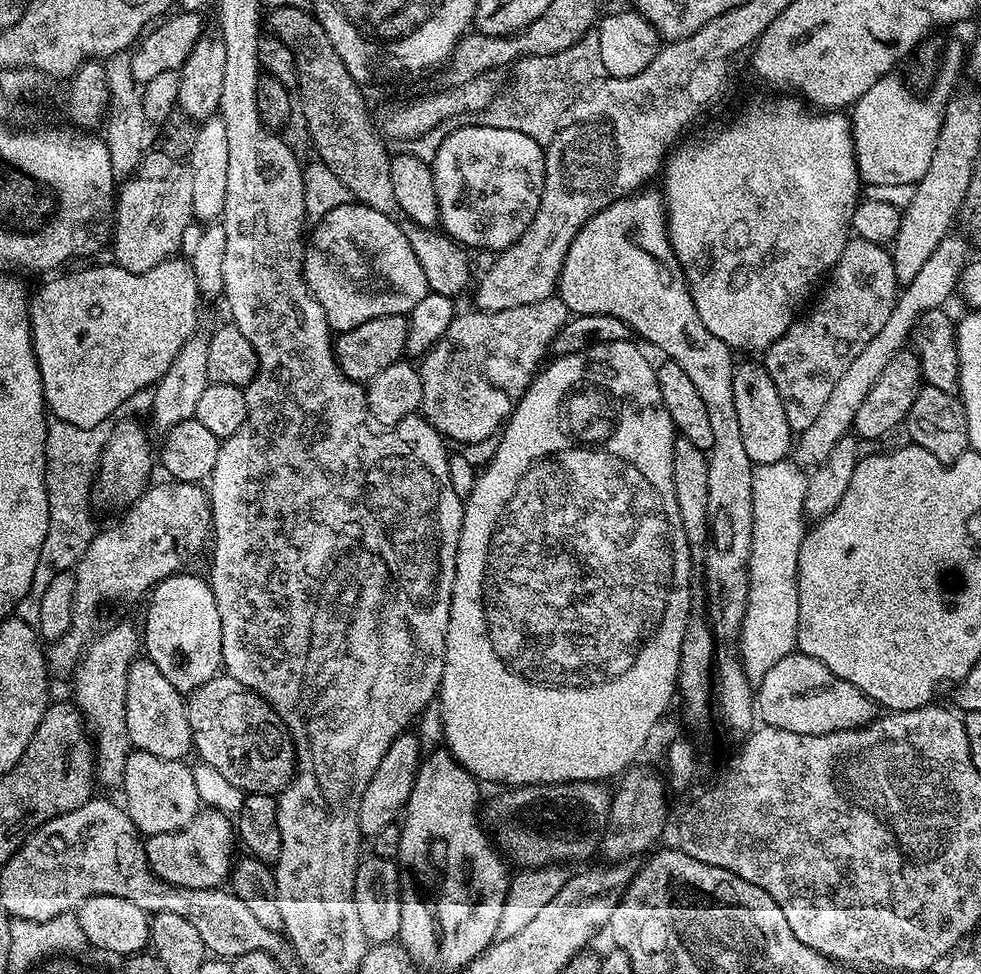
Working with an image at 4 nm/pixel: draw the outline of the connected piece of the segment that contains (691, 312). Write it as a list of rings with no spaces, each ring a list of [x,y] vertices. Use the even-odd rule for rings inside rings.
[[[641,190],[634,192],[632,195],[624,196],[610,206],[606,206],[606,210],[602,210],[594,218],[590,218],[586,222],[586,226],[582,226],[582,230],[578,230],[574,242],[570,242],[570,250],[566,254],[566,262],[562,266],[558,295],[560,300],[567,306],[569,313],[577,316],[610,314],[614,318],[622,318],[622,322],[626,322],[626,326],[630,326],[637,337],[641,336],[639,339],[645,345],[653,344],[658,351],[665,352],[663,355],[667,359],[672,360],[678,366],[682,366],[682,370],[686,370],[686,375],[690,377],[690,382],[694,382],[695,388],[698,389],[698,394],[702,394],[702,402],[706,402],[706,406],[708,407],[710,427],[714,434],[714,446],[706,454],[708,457],[708,482],[710,485],[710,502],[708,503],[708,531],[710,539],[708,541],[708,553],[706,554],[702,577],[706,589],[706,615],[708,623],[712,626],[712,635],[716,637],[717,641],[735,641],[740,635],[740,627],[744,621],[746,606],[748,605],[748,569],[752,563],[752,535],[754,534],[754,498],[752,497],[752,470],[754,465],[750,454],[746,454],[746,446],[742,443],[742,430],[738,423],[738,410],[734,410],[734,378],[732,377],[734,371],[734,359],[732,360],[732,356],[734,356],[734,352],[733,349],[726,346],[726,342],[714,338],[714,334],[710,334],[710,330],[706,330],[706,325],[702,323],[702,318],[698,318],[698,310],[694,306],[692,292],[688,289],[688,280],[684,276],[682,266],[674,254],[672,243],[668,241],[668,221],[664,210],[663,195],[659,191],[648,191]]]

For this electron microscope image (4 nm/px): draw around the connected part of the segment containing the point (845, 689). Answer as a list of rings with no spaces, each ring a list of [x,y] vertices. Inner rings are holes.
[[[802,651],[791,652],[782,662],[758,682],[754,692],[756,710],[764,724],[778,730],[794,730],[794,734],[830,734],[838,730],[865,728],[878,716],[878,705],[858,686],[838,678],[818,658],[810,658]]]

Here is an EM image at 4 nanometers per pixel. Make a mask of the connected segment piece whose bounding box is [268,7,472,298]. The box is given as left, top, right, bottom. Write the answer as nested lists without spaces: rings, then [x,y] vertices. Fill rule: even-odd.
[[[278,7],[271,9],[268,15],[271,26],[269,29],[294,54],[299,82],[296,90],[300,95],[298,108],[299,111],[301,108],[304,122],[308,126],[317,159],[341,180],[357,203],[385,214],[398,225],[421,263],[429,291],[457,297],[472,280],[469,253],[441,231],[424,228],[403,215],[390,177],[391,153],[387,152],[385,141],[376,129],[371,112],[368,112],[361,85],[346,70],[345,63],[339,58],[326,30],[323,30],[316,16],[305,7]]]

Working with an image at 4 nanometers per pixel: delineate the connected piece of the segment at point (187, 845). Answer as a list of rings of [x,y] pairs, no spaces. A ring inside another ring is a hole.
[[[204,808],[197,812],[189,824],[176,832],[176,856],[172,856],[176,864],[154,864],[151,869],[156,876],[178,888],[221,887],[231,875],[236,848],[238,852],[238,837],[229,813]]]

